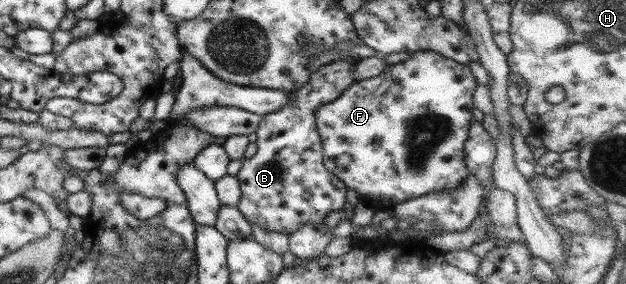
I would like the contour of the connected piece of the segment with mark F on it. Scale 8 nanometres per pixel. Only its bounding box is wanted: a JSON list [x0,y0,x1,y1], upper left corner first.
[314,50,476,211]

